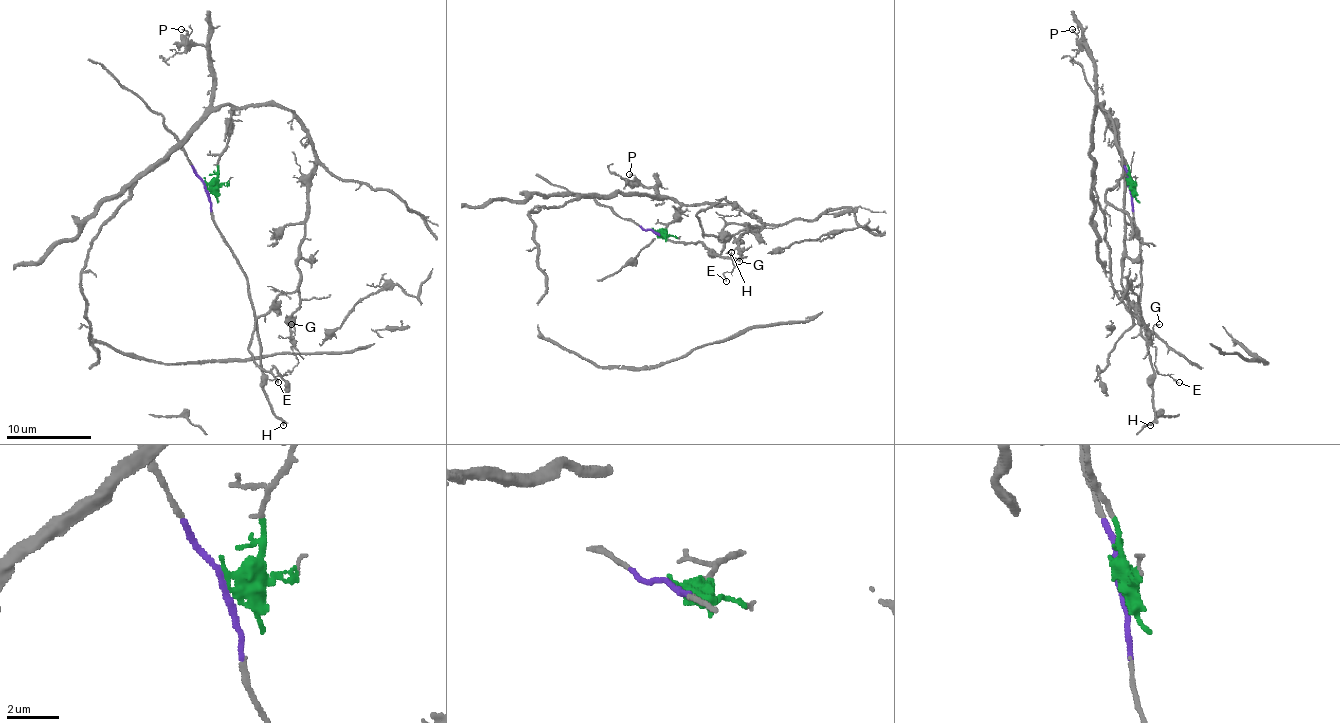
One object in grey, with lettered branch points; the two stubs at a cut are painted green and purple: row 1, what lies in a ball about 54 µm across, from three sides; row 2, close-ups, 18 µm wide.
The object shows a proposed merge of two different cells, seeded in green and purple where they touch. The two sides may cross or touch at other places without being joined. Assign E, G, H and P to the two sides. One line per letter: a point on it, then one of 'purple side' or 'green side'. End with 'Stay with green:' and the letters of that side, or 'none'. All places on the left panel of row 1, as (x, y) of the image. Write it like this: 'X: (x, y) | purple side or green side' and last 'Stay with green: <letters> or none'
E: (278, 382) | green side
G: (291, 324) | green side
H: (283, 425) | purple side
P: (181, 29) | green side
Stay with green: E, G, P

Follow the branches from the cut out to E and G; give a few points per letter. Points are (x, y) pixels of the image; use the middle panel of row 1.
E: (654, 230), (684, 205), (733, 205), (762, 224), (745, 224), (743, 258), (733, 260), (726, 281)
G: (654, 230), (665, 230), (684, 205), (733, 205), (762, 226), (745, 224), (747, 230), (739, 237), (739, 262)

